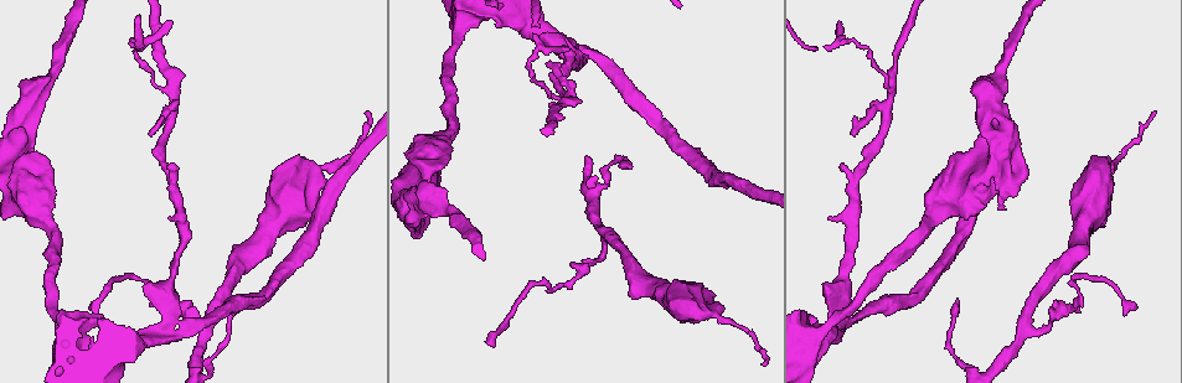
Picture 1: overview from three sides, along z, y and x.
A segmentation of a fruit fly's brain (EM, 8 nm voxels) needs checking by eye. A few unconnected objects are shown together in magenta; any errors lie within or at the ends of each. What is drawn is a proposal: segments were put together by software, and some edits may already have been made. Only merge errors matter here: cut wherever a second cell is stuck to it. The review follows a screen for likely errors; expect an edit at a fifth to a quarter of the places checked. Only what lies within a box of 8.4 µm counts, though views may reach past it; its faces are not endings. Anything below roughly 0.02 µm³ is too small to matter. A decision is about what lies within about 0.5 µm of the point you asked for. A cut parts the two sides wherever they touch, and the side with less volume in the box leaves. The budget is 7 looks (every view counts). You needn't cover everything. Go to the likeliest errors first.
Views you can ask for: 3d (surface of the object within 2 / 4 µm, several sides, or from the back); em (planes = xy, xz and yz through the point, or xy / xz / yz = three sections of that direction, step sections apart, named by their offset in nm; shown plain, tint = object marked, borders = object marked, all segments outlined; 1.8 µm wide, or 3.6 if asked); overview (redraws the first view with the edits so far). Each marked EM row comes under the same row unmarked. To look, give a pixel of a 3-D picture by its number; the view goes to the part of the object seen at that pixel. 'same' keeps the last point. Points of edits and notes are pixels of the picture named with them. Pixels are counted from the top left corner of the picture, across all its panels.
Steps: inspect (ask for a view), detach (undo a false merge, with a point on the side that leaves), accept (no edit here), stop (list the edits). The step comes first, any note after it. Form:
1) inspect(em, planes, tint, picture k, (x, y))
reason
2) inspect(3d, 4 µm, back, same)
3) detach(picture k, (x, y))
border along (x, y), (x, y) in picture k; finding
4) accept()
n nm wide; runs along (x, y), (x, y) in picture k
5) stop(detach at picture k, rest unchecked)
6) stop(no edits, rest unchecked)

inspect(3d, 4 µm, back, picture 1, (602, 235))
abrupt turn

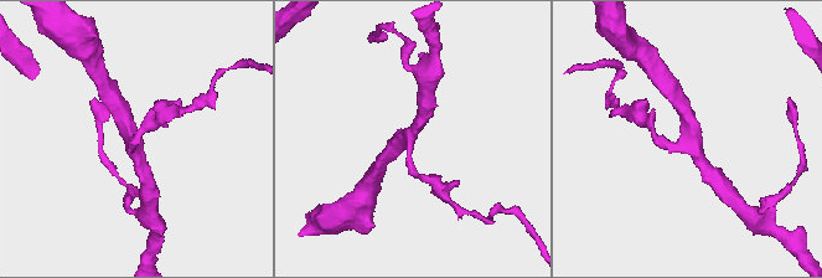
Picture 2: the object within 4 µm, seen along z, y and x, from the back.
inspect(em, planes, tint, picture 2, (126, 139))
3 arms

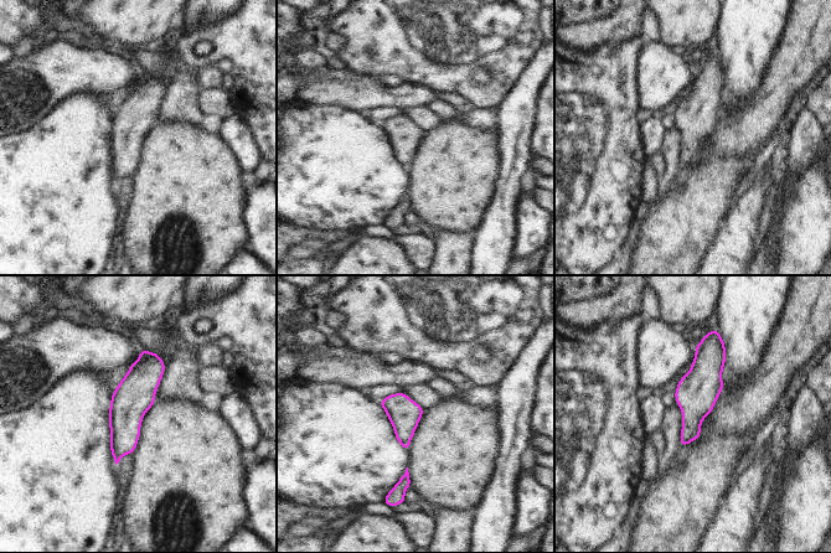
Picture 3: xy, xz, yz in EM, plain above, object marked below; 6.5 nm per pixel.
accept()
one cell here

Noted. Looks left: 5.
inspect(em, xz, step 8, tint, picture 1, (833, 332))

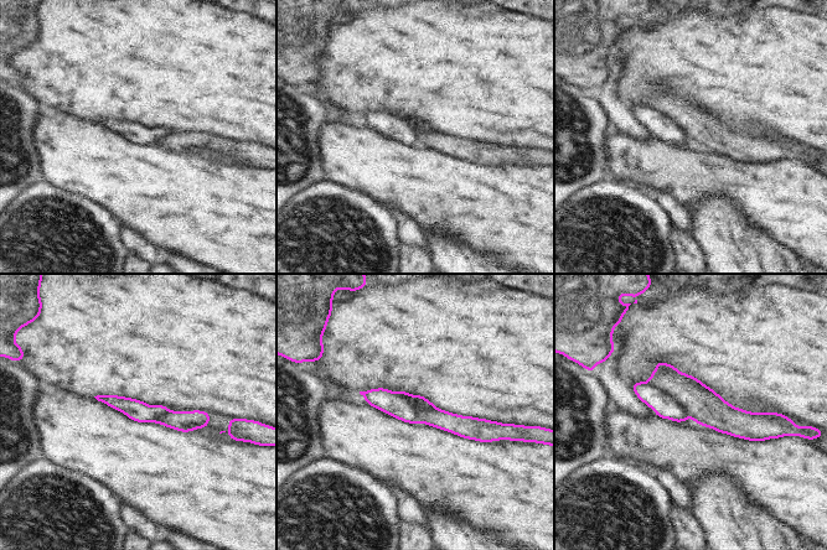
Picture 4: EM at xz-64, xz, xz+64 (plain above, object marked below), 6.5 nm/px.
inspect(em, planes, tint, same)

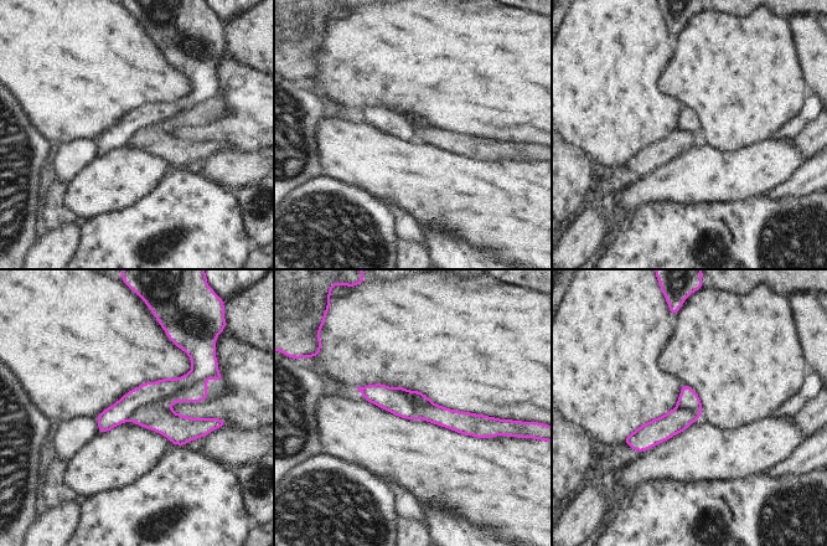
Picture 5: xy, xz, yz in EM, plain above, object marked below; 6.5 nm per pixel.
detach(picture 5, (149, 392))
the part that leaves runs along (199, 370), (137, 397), (102, 429) in picture 5; two cells meet here

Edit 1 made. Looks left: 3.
inspect(overview)
redraw

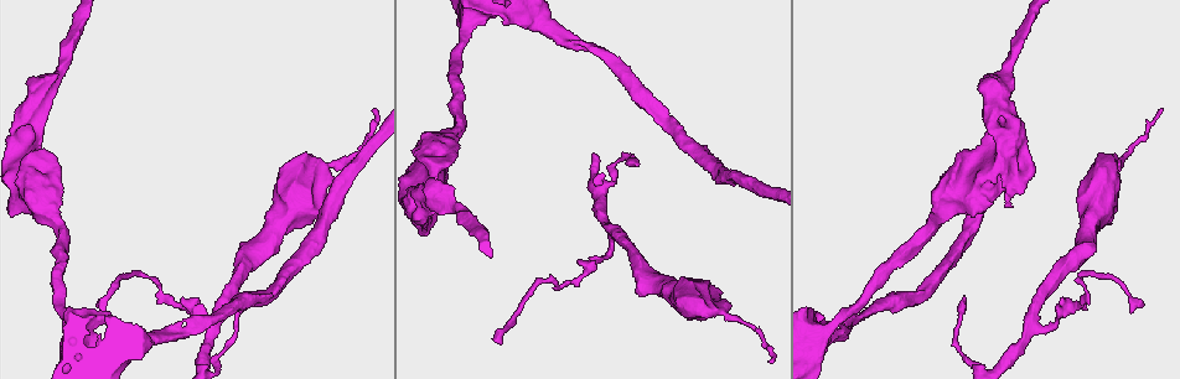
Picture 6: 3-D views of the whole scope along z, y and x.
inspect(em, 3.6 µm, planes, tint, picture 6, (35, 193))
calibre changes

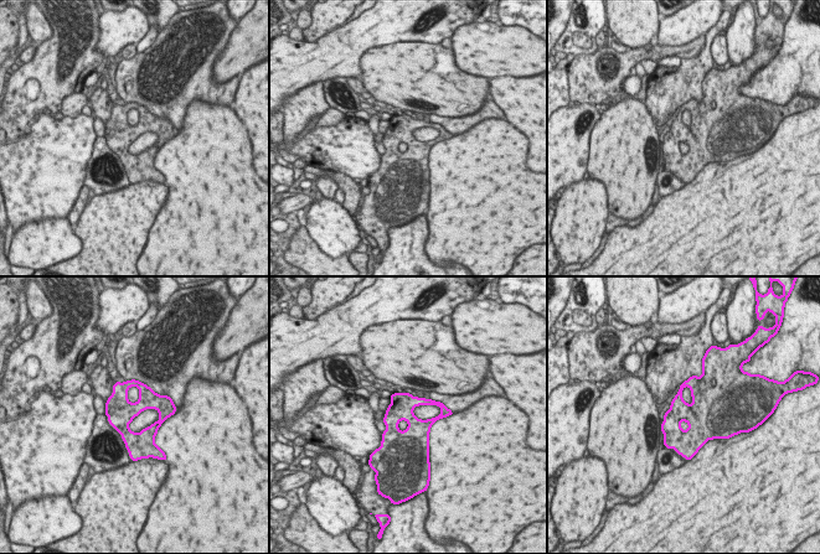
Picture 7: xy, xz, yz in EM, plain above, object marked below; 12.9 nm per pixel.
accept()
all the same cell

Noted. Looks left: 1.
stop(detach at picture 5, rest unchecked)

